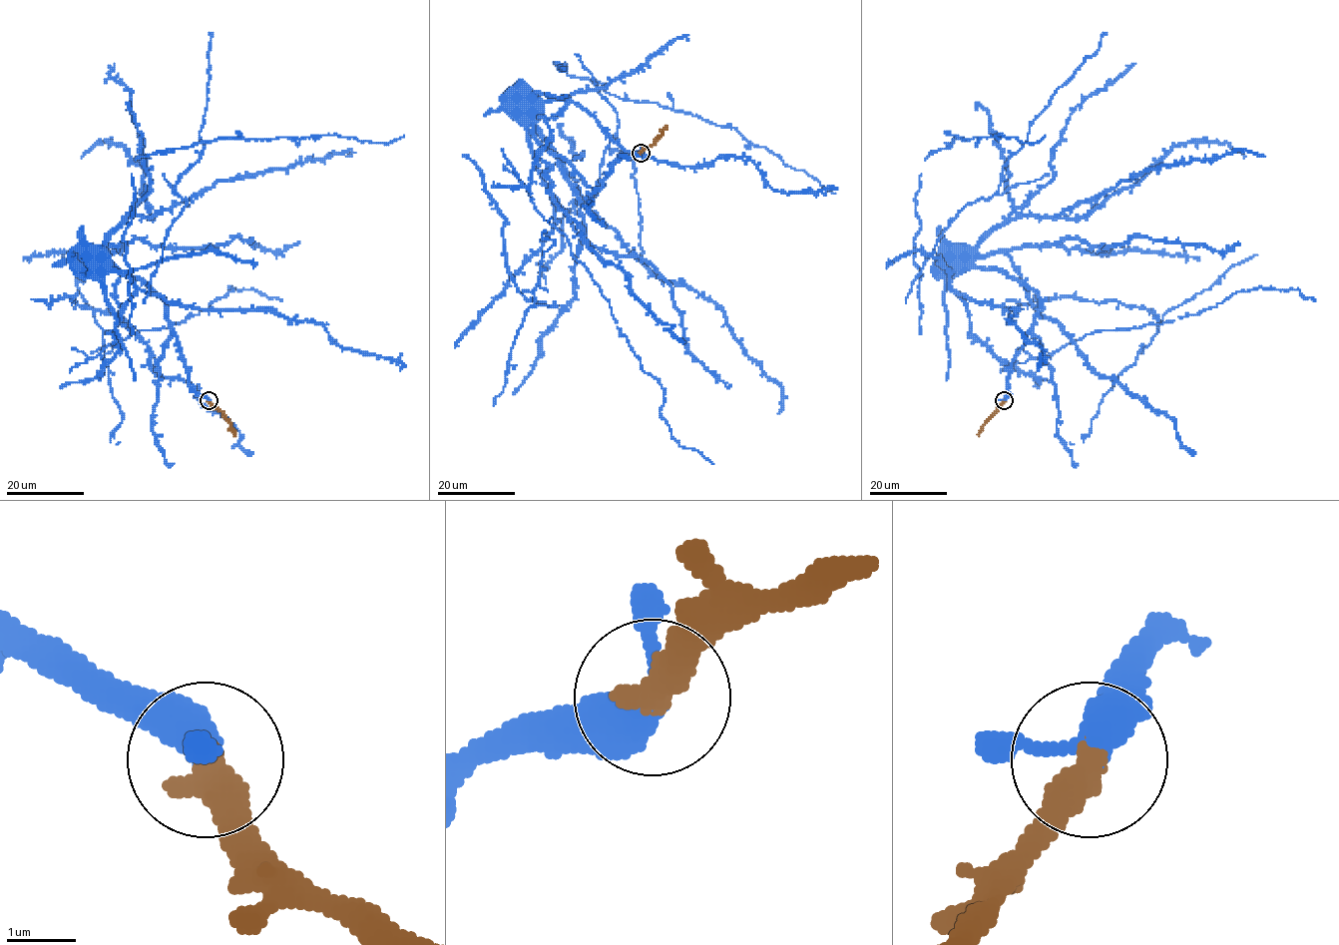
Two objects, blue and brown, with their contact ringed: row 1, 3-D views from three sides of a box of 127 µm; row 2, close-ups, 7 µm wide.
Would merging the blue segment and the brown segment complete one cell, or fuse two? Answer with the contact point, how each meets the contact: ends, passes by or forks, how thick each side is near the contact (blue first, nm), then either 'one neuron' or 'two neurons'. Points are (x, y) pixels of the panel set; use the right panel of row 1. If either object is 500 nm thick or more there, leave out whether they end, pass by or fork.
at (1004, 400); 400 nm thick on the blue side, 500 nm on the other; one neuron

